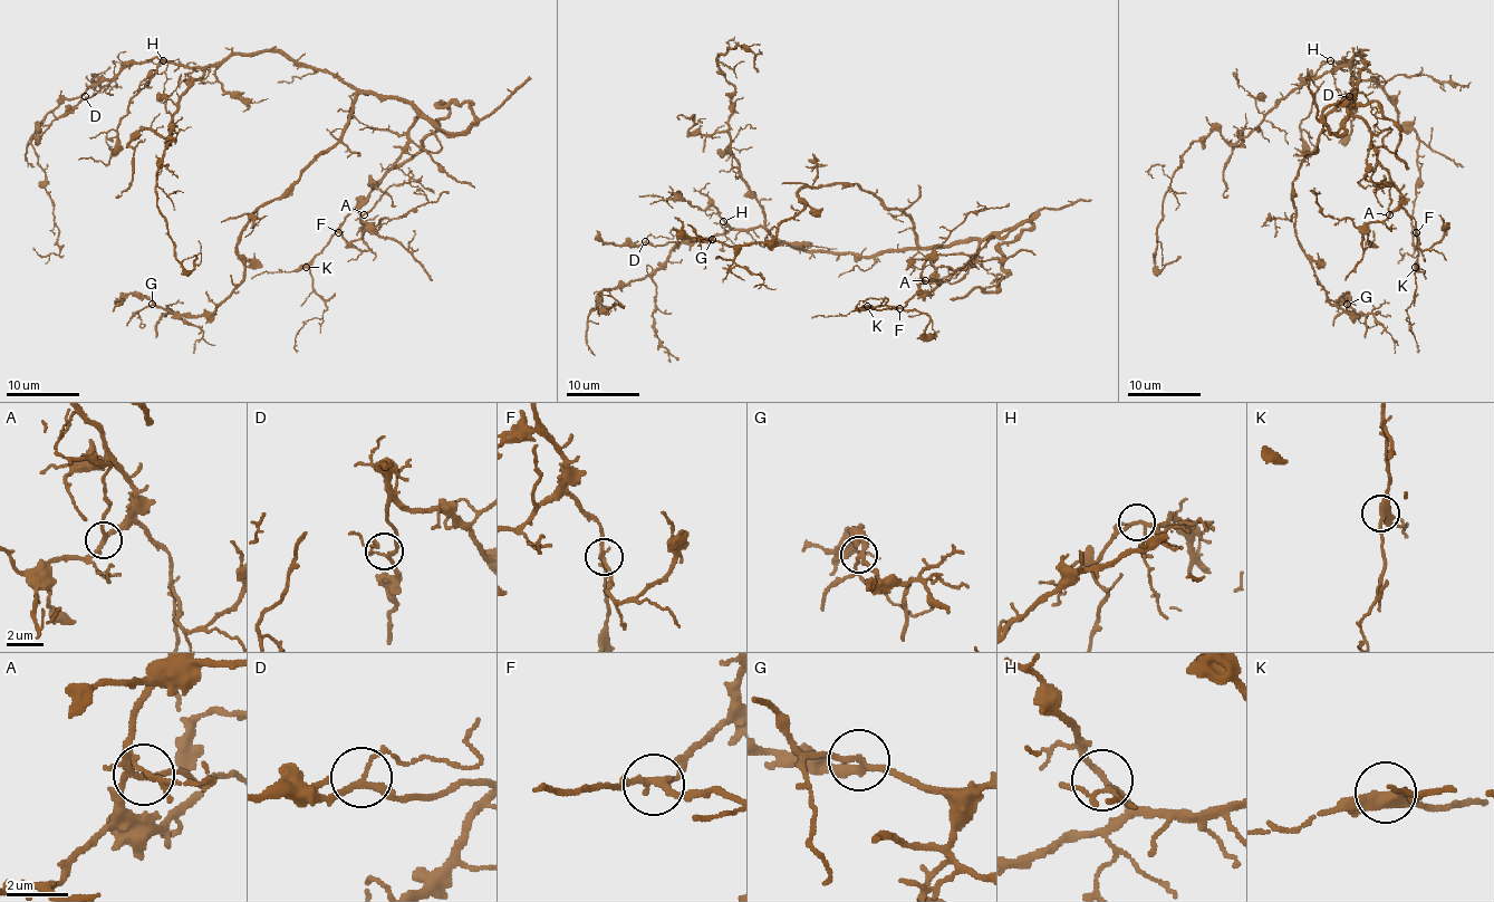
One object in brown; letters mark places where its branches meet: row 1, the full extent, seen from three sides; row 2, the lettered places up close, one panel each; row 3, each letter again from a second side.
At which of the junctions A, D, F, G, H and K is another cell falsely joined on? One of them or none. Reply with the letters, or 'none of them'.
none of them

